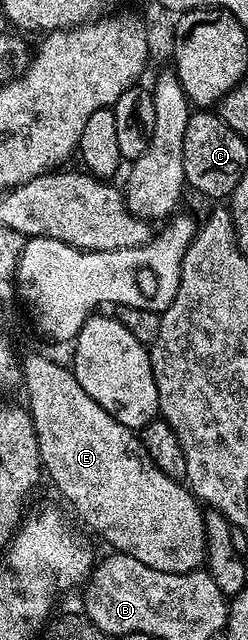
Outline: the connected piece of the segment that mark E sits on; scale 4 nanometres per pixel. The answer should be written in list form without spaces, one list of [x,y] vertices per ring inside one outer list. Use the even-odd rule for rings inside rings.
[[[36,353],[21,360],[21,380],[22,387],[25,387],[28,395],[28,403],[26,402],[32,423],[35,425],[35,433],[39,441],[40,462],[42,471],[45,476],[52,478],[54,486],[60,490],[60,495],[76,510],[76,515],[89,527],[92,531],[97,531],[106,542],[109,543],[113,552],[121,555],[129,555],[134,557],[134,561],[142,561],[142,565],[150,565],[150,569],[162,569],[162,573],[190,573],[191,571],[199,571],[206,563],[206,525],[204,517],[205,508],[201,501],[196,498],[187,486],[181,480],[166,477],[166,473],[162,473],[162,469],[158,469],[158,465],[154,465],[154,461],[150,457],[150,453],[146,453],[146,449],[141,444],[139,436],[135,430],[122,425],[112,414],[106,413],[104,409],[93,398],[90,397],[82,385],[78,384],[77,377],[73,374],[71,368],[68,368],[52,361],[48,357],[38,355]]]

